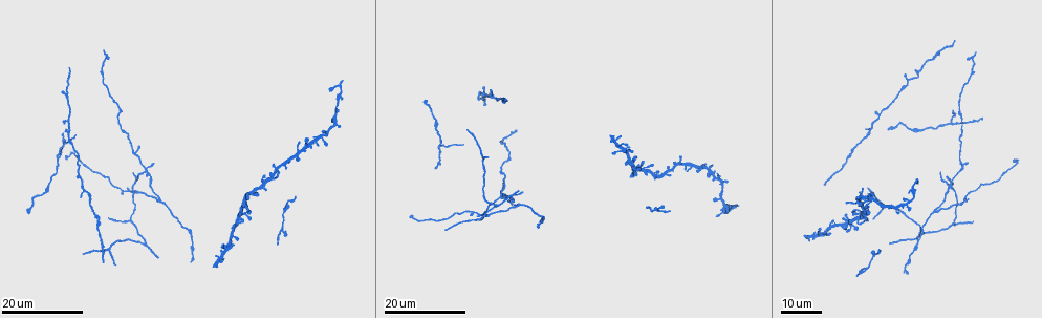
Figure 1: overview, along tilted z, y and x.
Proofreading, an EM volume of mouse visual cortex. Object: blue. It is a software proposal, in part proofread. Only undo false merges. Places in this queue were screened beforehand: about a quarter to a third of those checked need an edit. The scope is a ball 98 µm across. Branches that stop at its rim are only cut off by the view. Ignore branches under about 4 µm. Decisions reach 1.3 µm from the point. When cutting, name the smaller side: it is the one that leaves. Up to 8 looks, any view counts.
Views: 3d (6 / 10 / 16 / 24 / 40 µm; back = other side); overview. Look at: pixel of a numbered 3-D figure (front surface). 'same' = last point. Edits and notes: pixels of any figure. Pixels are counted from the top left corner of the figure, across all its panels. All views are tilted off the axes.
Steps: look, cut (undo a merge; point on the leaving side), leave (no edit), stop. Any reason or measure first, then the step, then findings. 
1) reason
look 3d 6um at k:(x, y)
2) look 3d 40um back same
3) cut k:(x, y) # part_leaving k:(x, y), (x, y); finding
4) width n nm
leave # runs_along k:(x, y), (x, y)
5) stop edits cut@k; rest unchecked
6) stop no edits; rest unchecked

three-way junction
look 3d 24um at 1:(440, 148)

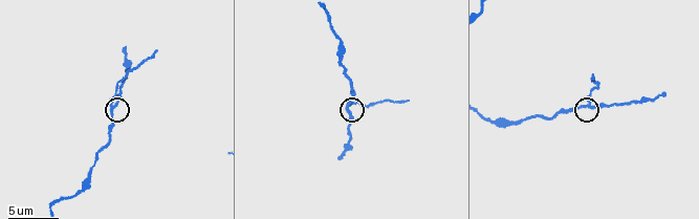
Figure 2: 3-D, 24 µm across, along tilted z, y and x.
look 3d 10um at 2:(588, 105)

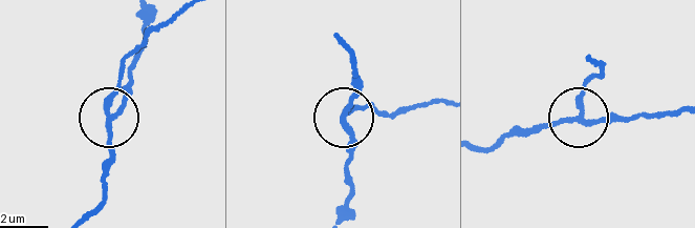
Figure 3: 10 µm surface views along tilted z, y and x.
width 180 nm
cut 3:(363, 110) # part_leaving 3:(580, 117), (585, 82), (599, 70), (588, 59); a second cell is stuck on

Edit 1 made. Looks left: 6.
three-way junction
look 3d 16um at 1:(129, 222)

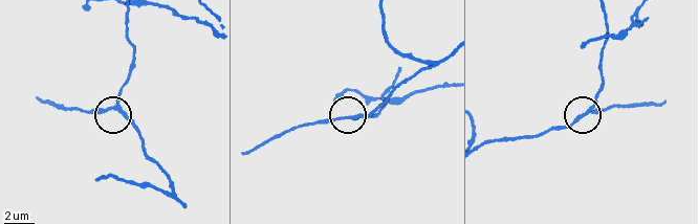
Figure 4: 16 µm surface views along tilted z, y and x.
look 3d 10um at 4:(354, 117)

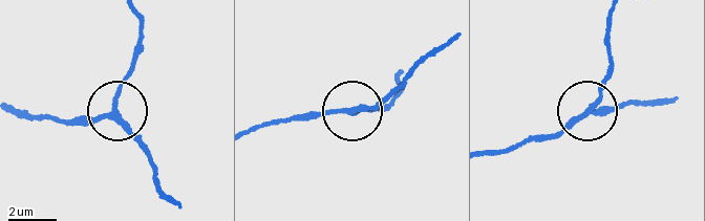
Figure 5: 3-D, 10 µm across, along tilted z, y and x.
leave # runs_along 5:(133, 10), (141, 47), (130, 75), (107, 112), (72, 122); all the same cell

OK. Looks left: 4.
branch point
look 3d 24um at 1:(159, 201)

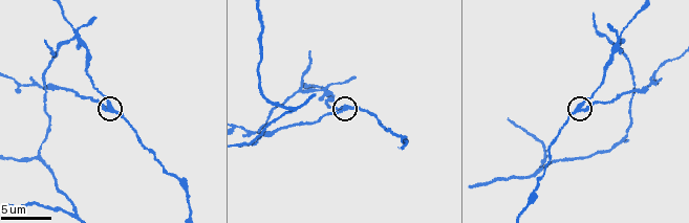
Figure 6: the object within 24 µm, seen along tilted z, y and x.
zoom in
look 3d 6um at 6:(579, 109)

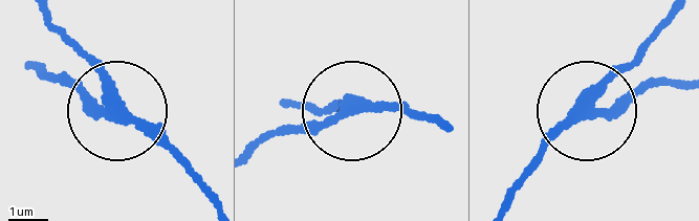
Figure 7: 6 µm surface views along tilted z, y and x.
side_arm 61 um; arms 3
cut 7:(82, 91) # a second cell is stuck on

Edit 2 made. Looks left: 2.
stop edits cut@3, cut@7; rest unchecked

